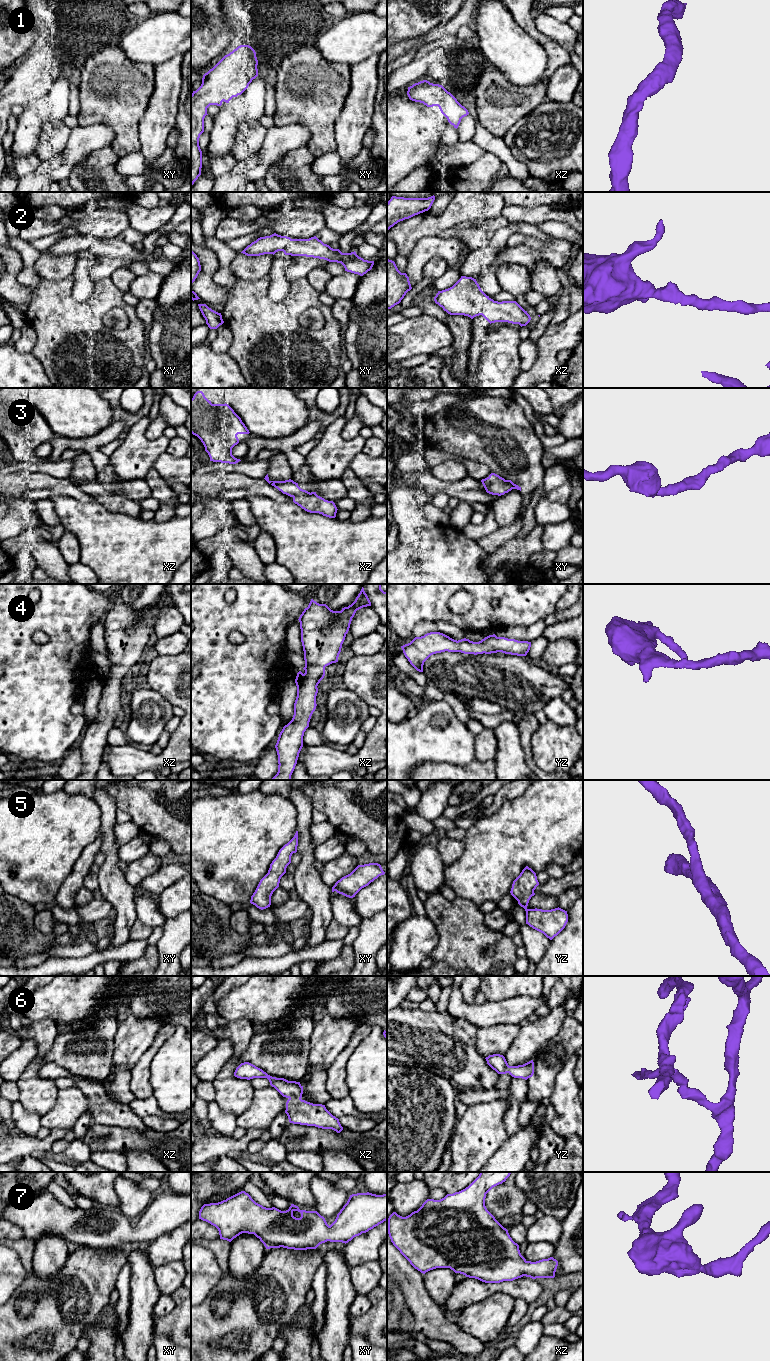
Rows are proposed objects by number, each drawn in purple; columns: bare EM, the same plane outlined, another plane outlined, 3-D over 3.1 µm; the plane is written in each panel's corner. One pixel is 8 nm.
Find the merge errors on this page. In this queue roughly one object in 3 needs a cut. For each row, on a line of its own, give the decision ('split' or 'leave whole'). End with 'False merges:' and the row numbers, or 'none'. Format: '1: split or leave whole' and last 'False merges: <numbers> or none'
1: leave whole
2: leave whole
3: leave whole
4: leave whole
5: leave whole
6: leave whole
7: leave whole
False merges: none

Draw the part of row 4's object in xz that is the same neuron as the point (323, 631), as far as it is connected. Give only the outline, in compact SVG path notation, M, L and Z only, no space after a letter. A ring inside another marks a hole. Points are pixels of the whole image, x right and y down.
M362 587L355 601L341 611L333 611L326 604L319 604L311 599L307 608L299 617L301 629L301 642L304 651L305 673L297 673L295 683L297 697L294 703L294 715L292 720L283 727L275 745L278 755L278 772L271 780L291 780L291 775L297 764L299 753L303 747L303 736L309 727L309 722L316 709L316 696L318 684L325 676L325 667L338 662L342 644L349 631L352 618L357 610L371 606L371 602Z

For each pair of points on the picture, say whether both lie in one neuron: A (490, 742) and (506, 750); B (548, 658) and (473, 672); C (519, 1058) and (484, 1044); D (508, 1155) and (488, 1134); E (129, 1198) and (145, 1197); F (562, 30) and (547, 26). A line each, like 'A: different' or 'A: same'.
A: different
B: different
C: different
D: different
E: same
F: same

